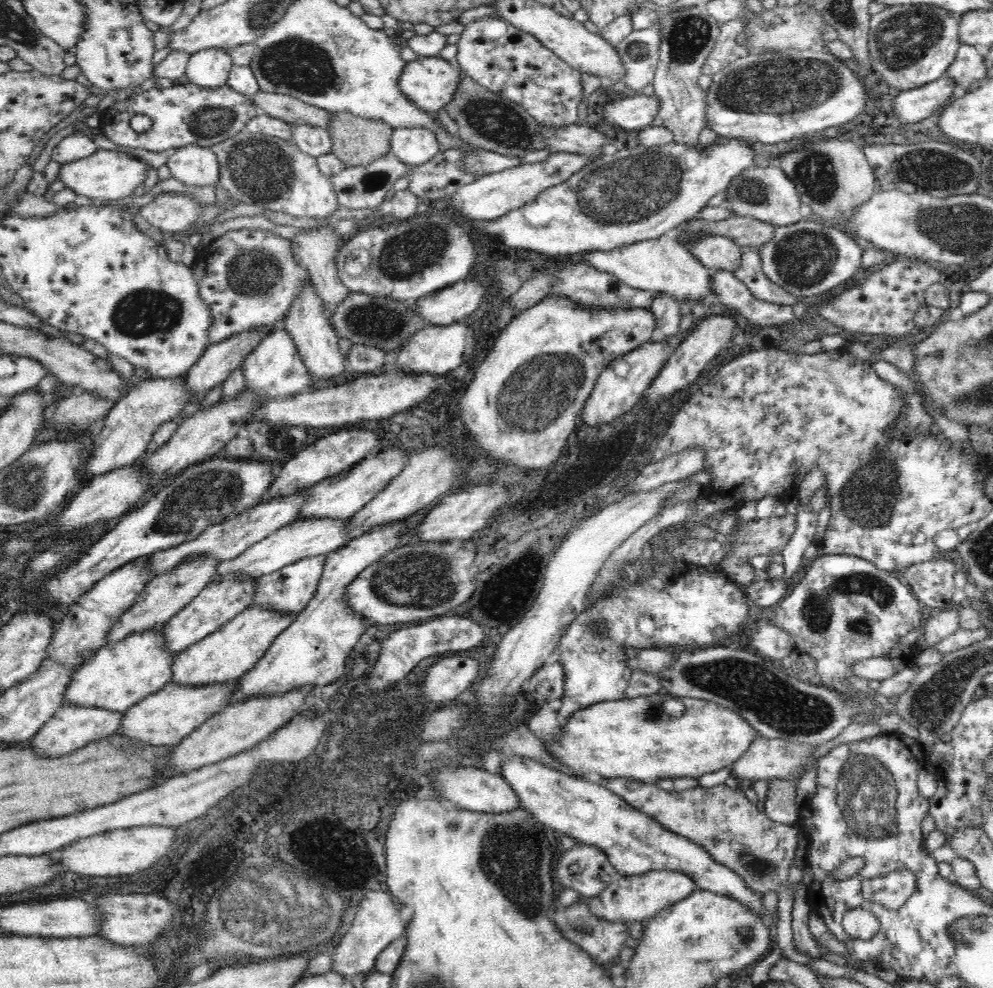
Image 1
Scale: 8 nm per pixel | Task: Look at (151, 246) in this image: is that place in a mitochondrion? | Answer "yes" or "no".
no

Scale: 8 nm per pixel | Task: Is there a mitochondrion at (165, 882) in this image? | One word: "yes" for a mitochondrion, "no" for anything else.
no

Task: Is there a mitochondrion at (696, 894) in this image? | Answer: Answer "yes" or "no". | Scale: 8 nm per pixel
no

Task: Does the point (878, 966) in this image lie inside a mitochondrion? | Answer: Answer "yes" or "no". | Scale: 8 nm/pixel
no

